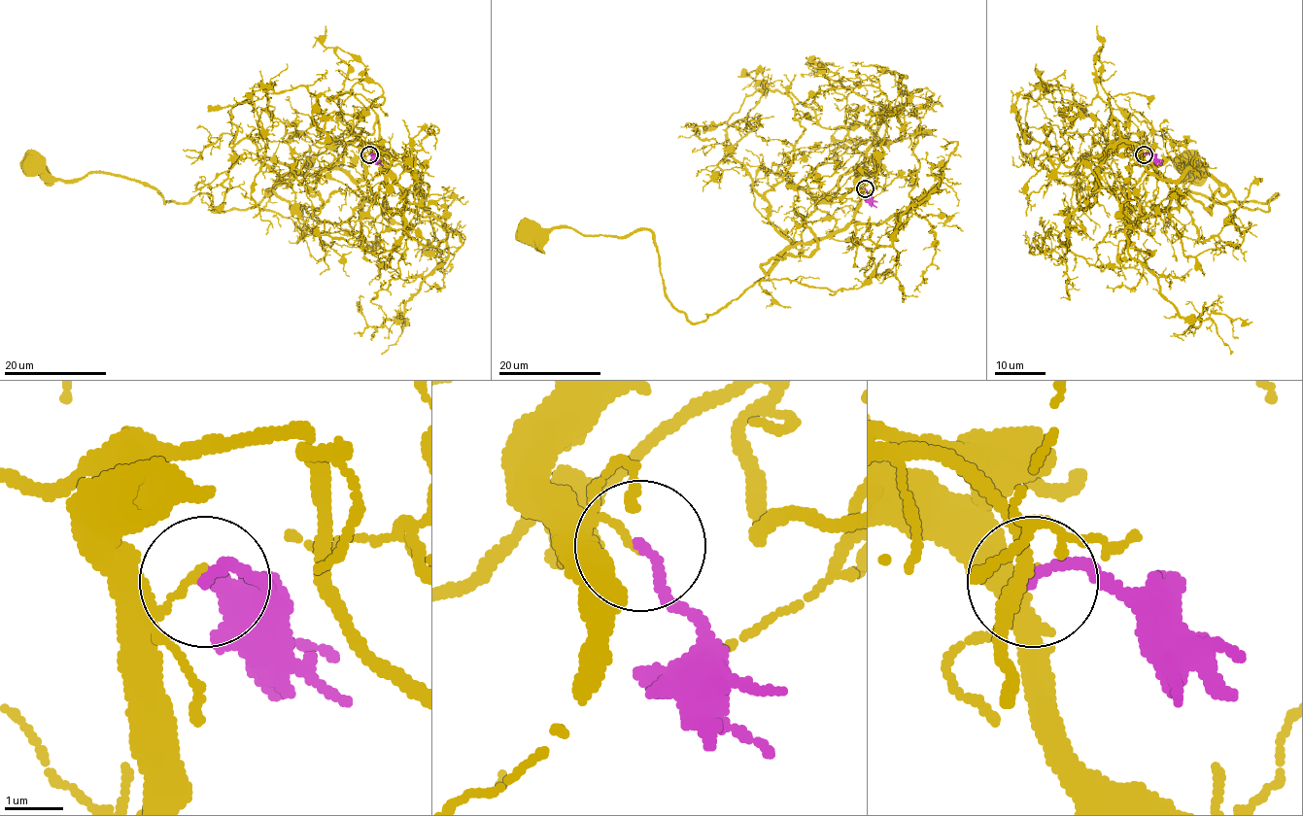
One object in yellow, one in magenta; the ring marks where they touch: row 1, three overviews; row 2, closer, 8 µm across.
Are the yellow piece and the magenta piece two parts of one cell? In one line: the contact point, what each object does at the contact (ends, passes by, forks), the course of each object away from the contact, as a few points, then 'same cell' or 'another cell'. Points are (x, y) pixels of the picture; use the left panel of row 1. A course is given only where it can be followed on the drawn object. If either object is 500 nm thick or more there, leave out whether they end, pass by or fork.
place (369, 154); yellow ends; magenta ends; course yellow (368, 154), (361, 179), (294, 172), (216, 211), (33, 163); course magenta (370, 154), (382, 161); another cell

